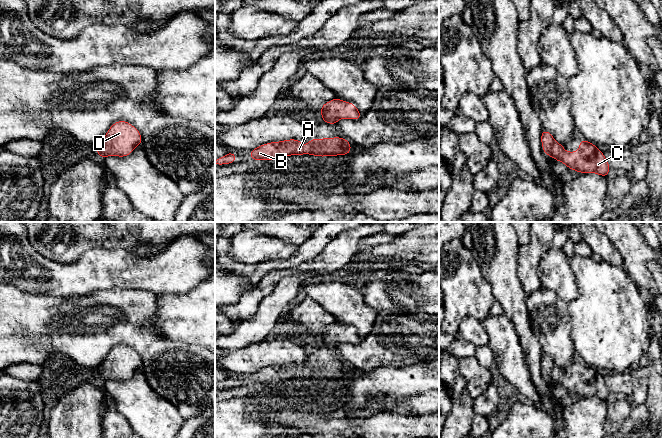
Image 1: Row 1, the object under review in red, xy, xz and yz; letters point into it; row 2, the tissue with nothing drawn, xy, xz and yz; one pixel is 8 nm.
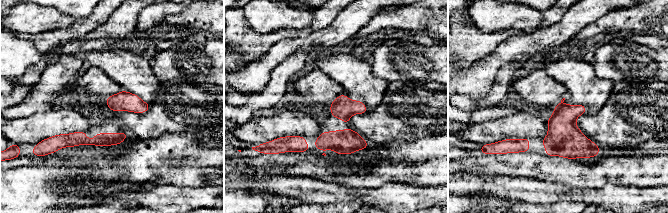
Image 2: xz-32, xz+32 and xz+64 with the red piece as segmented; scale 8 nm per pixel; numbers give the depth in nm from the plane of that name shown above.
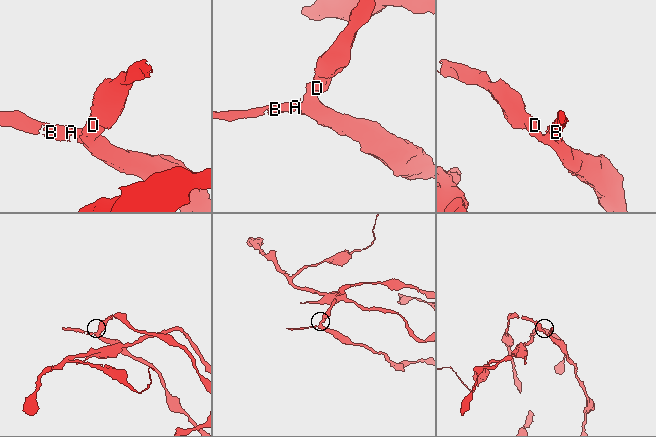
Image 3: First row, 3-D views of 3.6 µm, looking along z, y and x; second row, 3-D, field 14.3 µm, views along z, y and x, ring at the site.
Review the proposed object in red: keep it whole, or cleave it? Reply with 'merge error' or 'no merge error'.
no merge error

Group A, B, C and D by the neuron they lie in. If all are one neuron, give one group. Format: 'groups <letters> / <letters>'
groups A B C D

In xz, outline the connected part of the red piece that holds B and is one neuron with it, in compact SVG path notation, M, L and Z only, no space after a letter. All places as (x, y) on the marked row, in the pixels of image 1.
M340 137L310 139L308 145L301 145L301 140L290 139L281 142L270 142L250 152L251 160L272 160L290 155L310 154L315 156L347 155L351 152L351 144Z

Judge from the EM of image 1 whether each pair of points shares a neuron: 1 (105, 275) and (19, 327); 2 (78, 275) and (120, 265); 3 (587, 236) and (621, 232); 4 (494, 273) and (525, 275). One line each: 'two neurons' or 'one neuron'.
1: two neurons
2: one neuron
3: two neurons
4: two neurons

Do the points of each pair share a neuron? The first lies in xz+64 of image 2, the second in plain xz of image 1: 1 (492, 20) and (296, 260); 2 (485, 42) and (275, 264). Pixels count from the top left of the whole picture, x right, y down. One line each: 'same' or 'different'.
1: different
2: same

